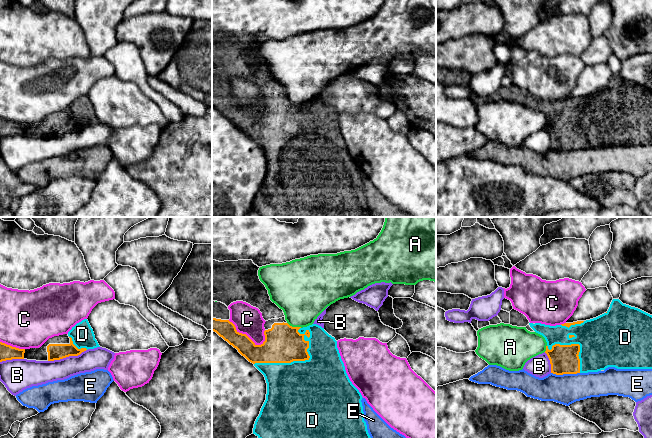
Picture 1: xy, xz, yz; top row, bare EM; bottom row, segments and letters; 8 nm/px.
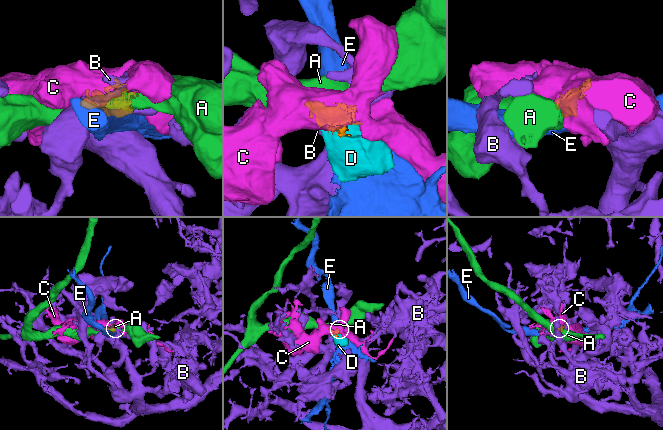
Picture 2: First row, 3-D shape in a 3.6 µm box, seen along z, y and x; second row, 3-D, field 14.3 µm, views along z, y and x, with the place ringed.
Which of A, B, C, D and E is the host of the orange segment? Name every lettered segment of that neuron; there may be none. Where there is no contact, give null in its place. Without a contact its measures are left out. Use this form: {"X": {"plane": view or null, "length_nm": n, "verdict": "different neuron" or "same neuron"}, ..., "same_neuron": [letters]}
{"A": {"plane": "xz", "length_nm": 130, "verdict": "different neuron"}, "B": {"plane": "xy", "length_nm": 320, "verdict": "different neuron"}, "C": {"plane": "xz", "length_nm": 340, "verdict": "different neuron"}, "D": {"plane": "xz", "length_nm": 550, "verdict": "same neuron"}, "E": {"plane": "yz", "length_nm": 240, "verdict": "different neuron"}, "same_neuron": ["D"]}

